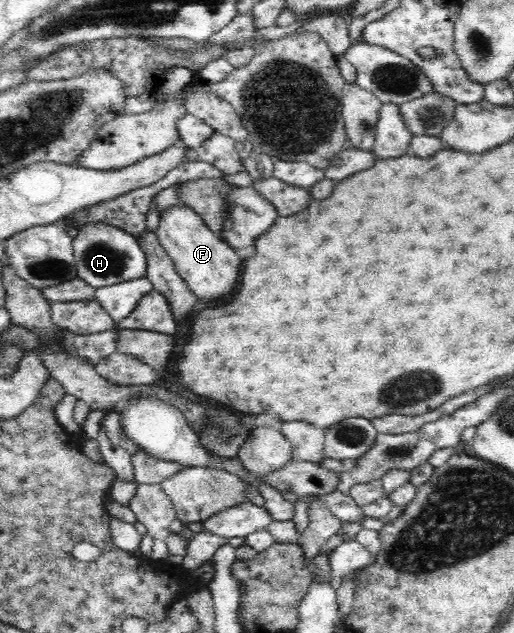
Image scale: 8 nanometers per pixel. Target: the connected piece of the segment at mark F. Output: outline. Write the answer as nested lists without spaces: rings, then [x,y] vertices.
[[[180,200],[162,211],[159,217],[159,225],[155,231],[158,239],[172,258],[177,272],[198,298],[218,301],[232,295],[240,275],[238,263],[242,263],[242,259],[236,255],[231,245],[225,243],[223,236],[214,233],[189,205]]]

